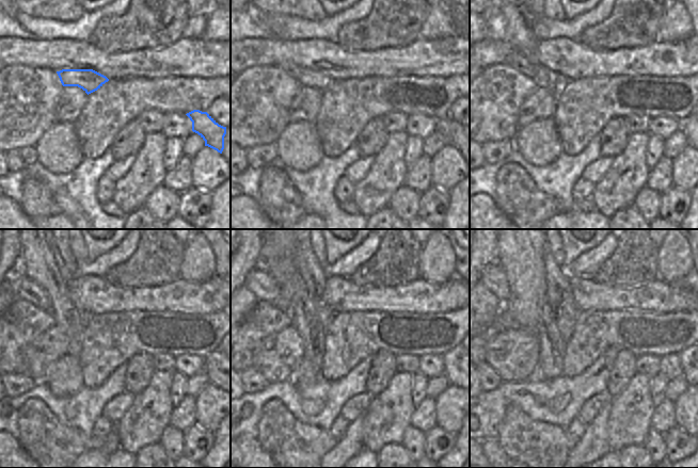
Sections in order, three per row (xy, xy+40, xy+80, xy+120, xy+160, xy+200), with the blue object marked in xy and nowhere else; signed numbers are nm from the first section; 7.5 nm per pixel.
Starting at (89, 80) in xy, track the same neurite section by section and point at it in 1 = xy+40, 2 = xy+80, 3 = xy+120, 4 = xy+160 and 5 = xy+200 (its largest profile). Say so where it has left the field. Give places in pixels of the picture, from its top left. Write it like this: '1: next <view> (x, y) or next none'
1: next xy+40 (311, 78)
2: next xy+80 (543, 77)
3: next xy+120 (24, 288)
4: next xy+160 (260, 283)
5: next xy+200 (493, 277)

